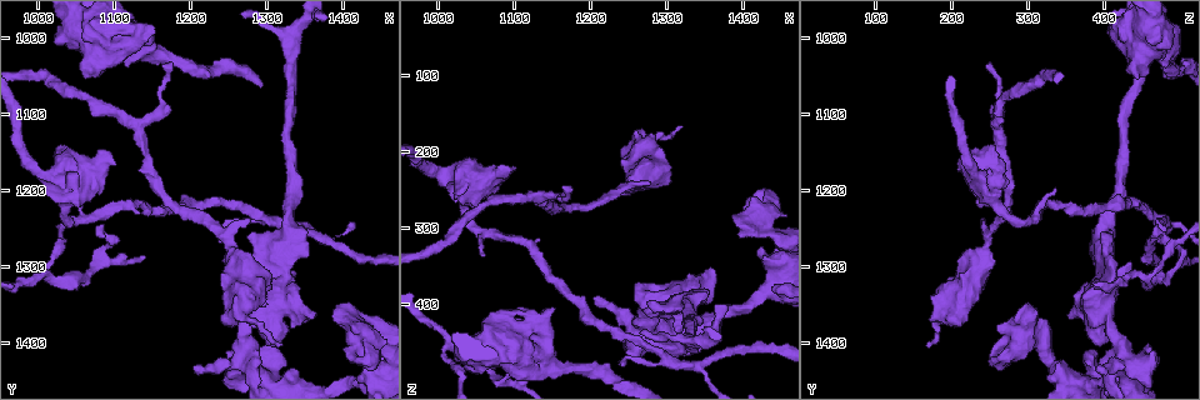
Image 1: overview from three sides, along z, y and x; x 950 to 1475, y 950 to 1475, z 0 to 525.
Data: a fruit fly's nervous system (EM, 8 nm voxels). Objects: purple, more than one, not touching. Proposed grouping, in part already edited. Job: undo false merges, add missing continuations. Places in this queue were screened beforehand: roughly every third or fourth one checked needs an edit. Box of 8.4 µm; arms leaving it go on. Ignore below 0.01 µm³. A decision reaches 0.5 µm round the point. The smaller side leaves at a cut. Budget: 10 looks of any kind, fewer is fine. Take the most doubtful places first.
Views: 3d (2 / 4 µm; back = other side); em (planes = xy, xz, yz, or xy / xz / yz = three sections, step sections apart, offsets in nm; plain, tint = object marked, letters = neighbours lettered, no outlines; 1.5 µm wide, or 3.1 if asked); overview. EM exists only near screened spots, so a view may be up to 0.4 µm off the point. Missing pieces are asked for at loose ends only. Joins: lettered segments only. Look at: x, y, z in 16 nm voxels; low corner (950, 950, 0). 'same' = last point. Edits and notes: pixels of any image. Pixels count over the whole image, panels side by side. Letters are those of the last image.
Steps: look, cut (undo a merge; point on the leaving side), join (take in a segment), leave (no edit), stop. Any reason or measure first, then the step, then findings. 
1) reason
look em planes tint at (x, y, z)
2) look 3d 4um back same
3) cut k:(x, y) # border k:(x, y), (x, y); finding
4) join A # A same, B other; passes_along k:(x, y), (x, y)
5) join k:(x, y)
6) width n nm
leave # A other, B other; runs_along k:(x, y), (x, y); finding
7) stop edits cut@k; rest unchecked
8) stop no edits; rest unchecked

thin end
look em planes letters at (1085, 1245, 465)

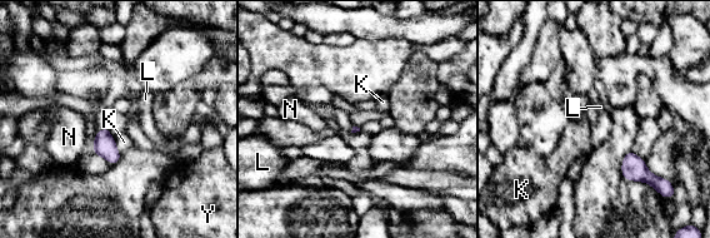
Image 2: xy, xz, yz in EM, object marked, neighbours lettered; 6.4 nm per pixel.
leave # K other, L other, N other, Y other; border 2:(114, 137), (116, 149), (120, 153); none of them fits

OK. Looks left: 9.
branch stops here
look em planes letters at (1150, 980, 410)

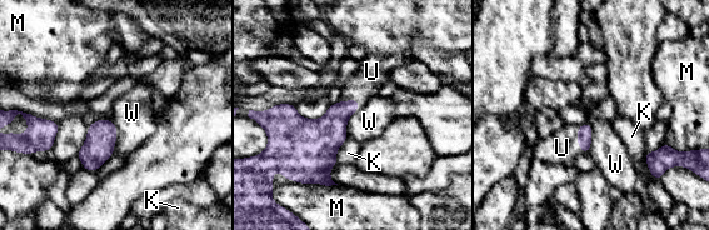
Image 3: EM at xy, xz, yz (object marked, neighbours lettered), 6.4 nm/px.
join U # K other, M other, U same, W other; passes_along 3:(584, 135), (577, 139), (562, 148); the cell continues

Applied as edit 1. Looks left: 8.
sharp bend
look 3d 4um at (1045, 1240, 295)

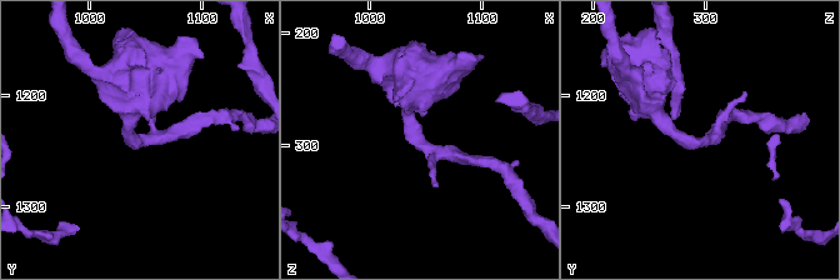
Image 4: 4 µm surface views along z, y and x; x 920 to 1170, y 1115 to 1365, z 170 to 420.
shape alone is not enough
look em planes letters at (1042, 1242, 294)

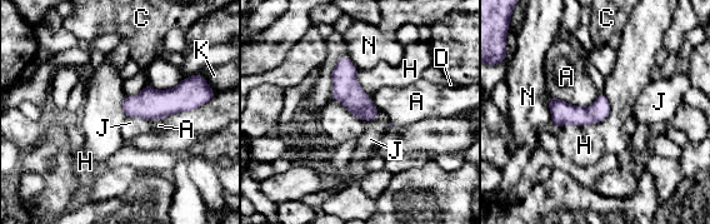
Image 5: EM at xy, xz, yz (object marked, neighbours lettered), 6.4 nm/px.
leave # A other, C other, D other, H other, J other, K other, N other; border 5:(599, 93), (586, 106), (550, 95); one cell here

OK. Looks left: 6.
branch stops here
look em xy step 4 tint at (1440, 1420, 380)

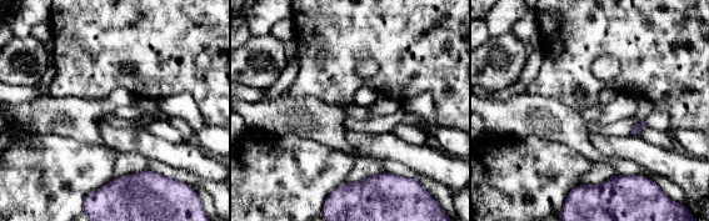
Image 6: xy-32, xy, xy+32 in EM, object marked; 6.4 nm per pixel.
look em planes letters same

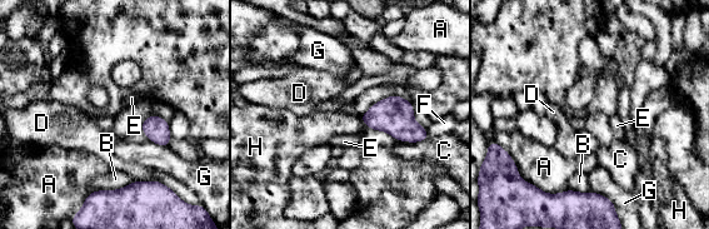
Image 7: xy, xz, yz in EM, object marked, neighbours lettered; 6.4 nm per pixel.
leave # A other, B other, C other, D other, E other, F other, G other, H other; border 7:(359, 115), (362, 119); none of them fits

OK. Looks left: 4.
stop edits join@3; rest unchecked

